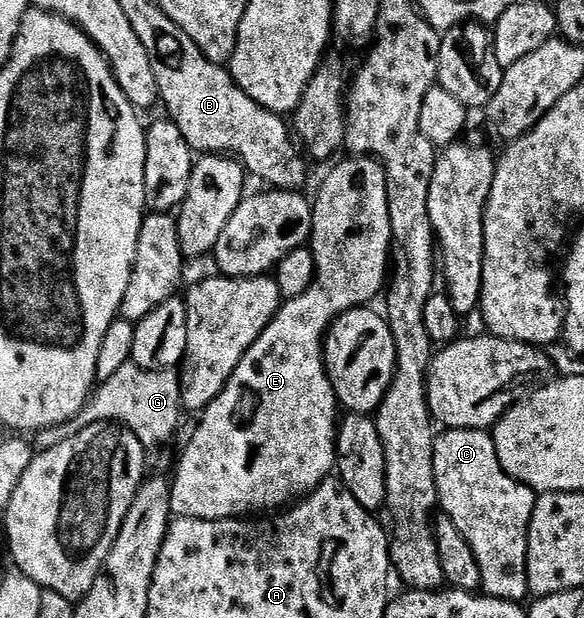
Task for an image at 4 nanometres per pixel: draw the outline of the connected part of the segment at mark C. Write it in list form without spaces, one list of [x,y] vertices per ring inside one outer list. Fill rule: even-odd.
[[[447,428],[445,432],[439,432],[434,443],[434,473],[438,479],[441,508],[445,516],[457,519],[458,529],[475,553],[482,567],[485,592],[505,601],[525,602],[525,597],[531,596],[526,557],[536,502],[535,490],[529,489],[523,481],[518,481],[506,470],[504,462],[498,457],[493,432],[456,428]]]

